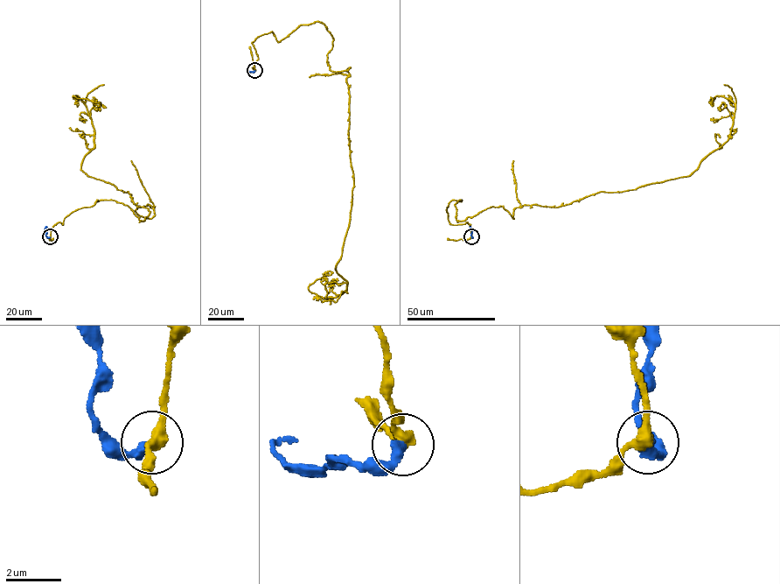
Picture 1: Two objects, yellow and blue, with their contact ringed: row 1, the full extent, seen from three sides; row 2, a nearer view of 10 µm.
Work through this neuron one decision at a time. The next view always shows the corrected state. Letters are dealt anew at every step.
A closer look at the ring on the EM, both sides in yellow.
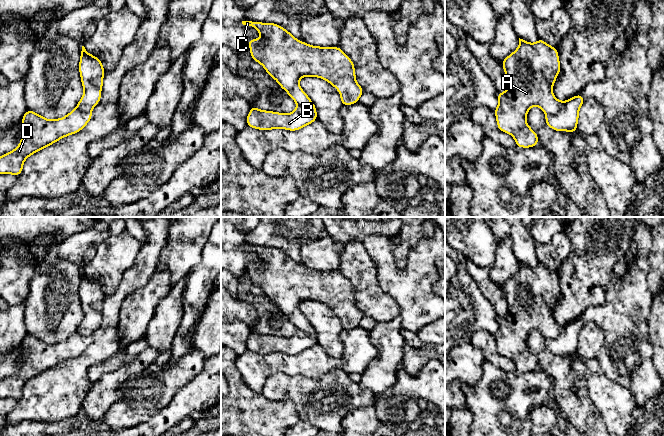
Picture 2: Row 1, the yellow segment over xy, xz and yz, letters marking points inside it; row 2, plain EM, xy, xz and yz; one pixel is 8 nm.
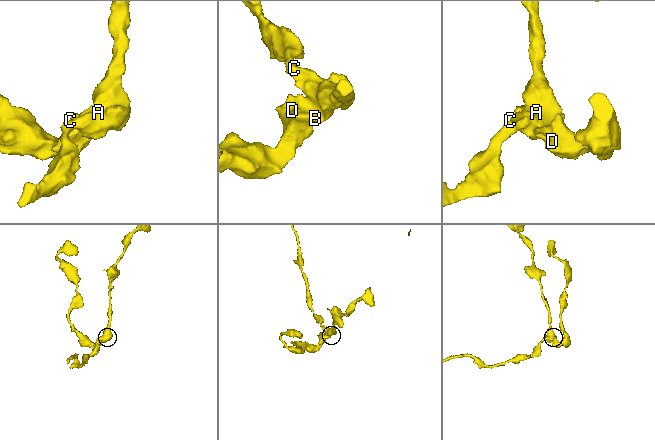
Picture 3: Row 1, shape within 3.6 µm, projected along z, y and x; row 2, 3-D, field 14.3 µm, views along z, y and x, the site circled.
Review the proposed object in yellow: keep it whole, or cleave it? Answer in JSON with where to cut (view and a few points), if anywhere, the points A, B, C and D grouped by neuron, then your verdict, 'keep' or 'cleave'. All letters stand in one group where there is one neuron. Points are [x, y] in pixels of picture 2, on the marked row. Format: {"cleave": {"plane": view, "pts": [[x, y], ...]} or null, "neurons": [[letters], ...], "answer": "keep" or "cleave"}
{"cleave": {"plane": "yz", "pts": [[566, 101], [555, 113], [546, 116]]}, "neurons": [["A", "C"], ["B", "D"]], "answer": "cleave"}

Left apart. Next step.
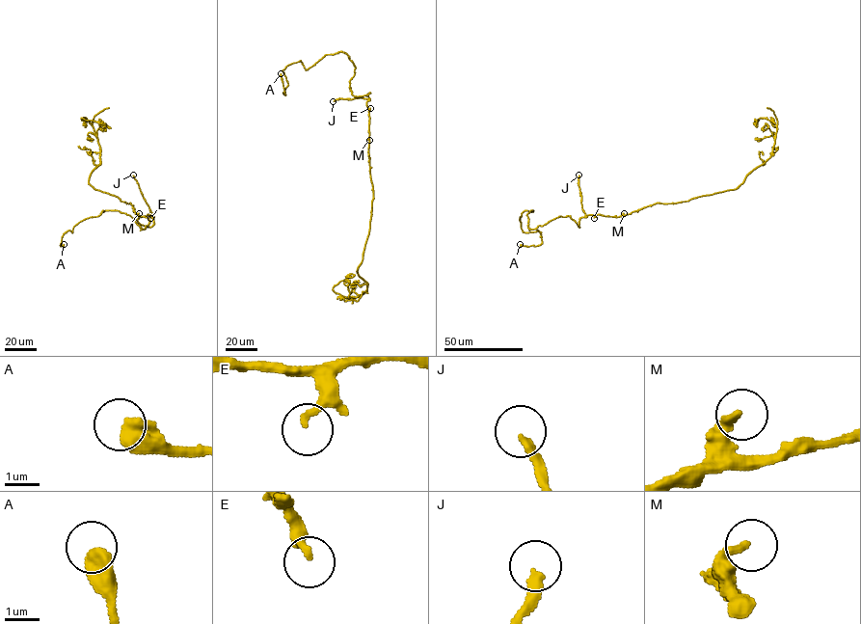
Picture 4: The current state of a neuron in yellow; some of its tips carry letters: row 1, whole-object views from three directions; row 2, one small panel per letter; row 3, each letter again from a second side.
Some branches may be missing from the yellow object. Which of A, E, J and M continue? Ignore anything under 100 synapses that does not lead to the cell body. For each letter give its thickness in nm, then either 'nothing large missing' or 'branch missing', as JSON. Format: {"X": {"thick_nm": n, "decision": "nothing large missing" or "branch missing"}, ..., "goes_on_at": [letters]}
{"A": {"thick_nm": 600, "decision": "nothing large missing"}, "E": {"thick_nm": 200, "decision": "nothing large missing"}, "J": {"thick_nm": 240, "decision": "branch missing"}, "M": {"thick_nm": 220, "decision": "nothing large missing"}, "goes_on_at": ["J"]}

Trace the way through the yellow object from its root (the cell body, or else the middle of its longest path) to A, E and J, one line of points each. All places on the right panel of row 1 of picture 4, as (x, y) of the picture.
A: (614, 217), (530, 230), (524, 210), (522, 230), (538, 230), (542, 243), (520, 244)
E: (614, 217), (596, 214), (594, 218)
J: (614, 217), (585, 216), (578, 175)

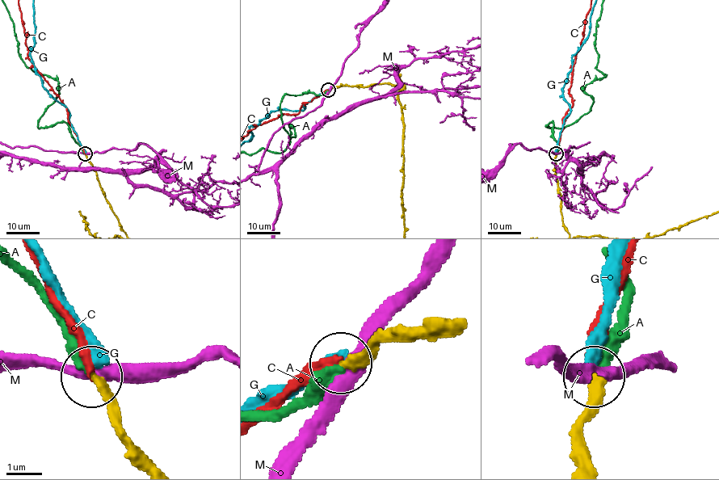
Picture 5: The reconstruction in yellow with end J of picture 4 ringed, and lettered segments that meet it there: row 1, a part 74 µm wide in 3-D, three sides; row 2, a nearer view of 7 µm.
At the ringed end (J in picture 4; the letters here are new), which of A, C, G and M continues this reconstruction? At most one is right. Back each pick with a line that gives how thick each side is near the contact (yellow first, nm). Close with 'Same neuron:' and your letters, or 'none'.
A: 280/320 nm
Same neuron: A

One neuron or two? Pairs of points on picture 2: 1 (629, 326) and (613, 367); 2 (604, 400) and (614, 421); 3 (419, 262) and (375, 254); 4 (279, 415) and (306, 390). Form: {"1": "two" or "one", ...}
{"1": "one", "2": "one", "3": "one", "4": "two"}

